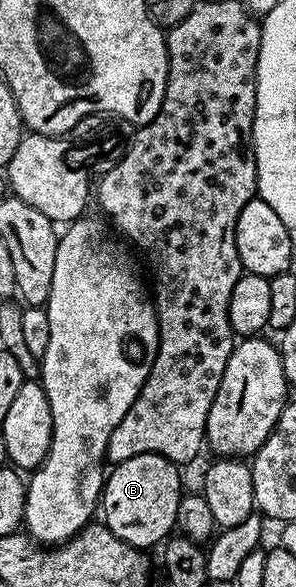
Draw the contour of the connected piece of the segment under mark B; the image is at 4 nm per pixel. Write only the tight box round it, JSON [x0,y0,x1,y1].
[101,454,180,550]

